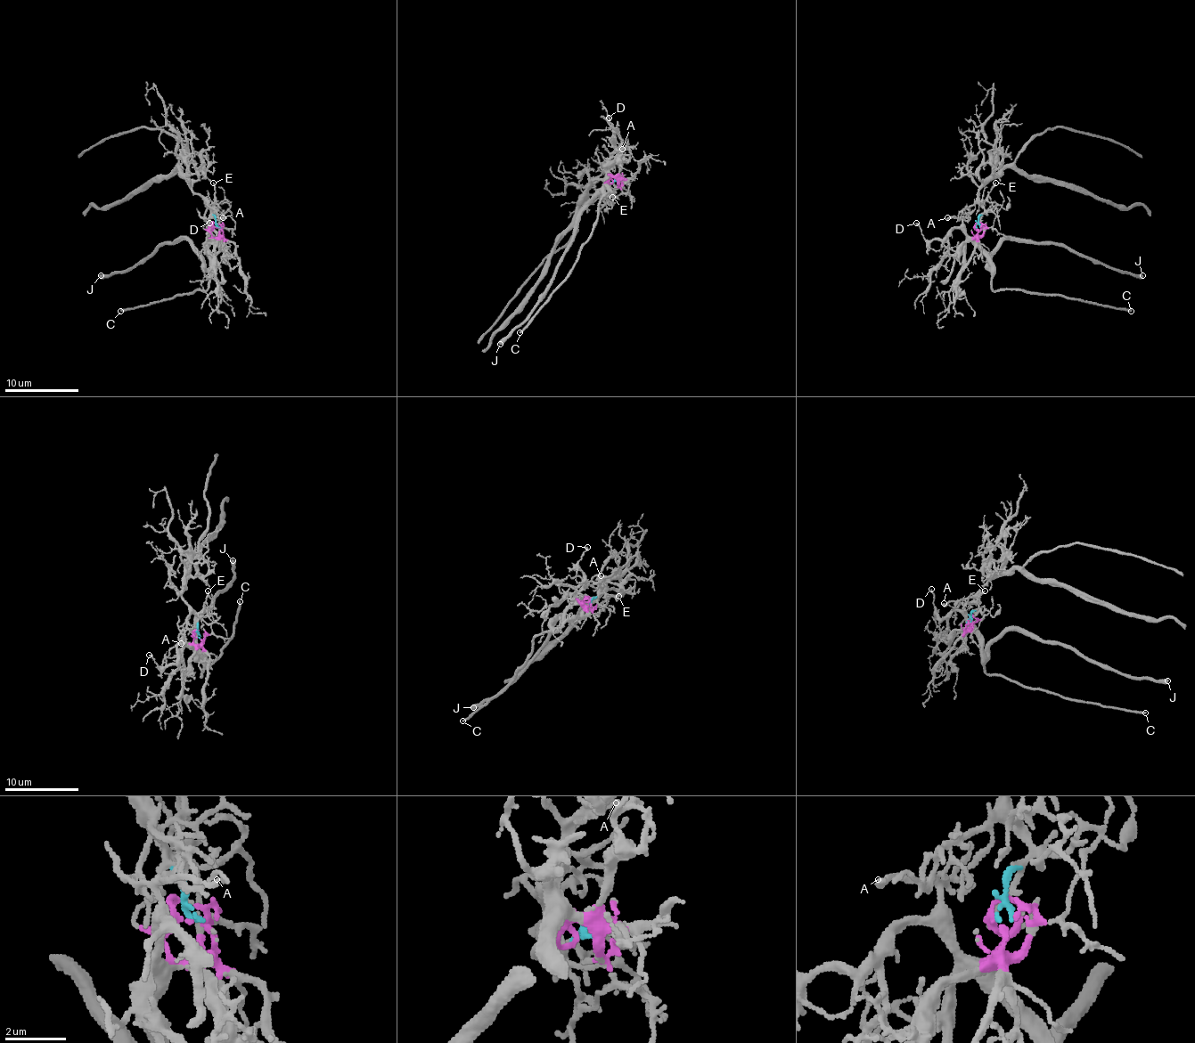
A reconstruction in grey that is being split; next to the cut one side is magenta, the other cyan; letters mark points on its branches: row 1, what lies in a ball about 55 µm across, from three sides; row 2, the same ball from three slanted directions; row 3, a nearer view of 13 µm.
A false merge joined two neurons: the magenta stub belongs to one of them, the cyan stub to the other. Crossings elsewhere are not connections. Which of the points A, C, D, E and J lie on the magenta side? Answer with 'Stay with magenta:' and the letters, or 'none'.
Stay with magenta: A, C, D, J

